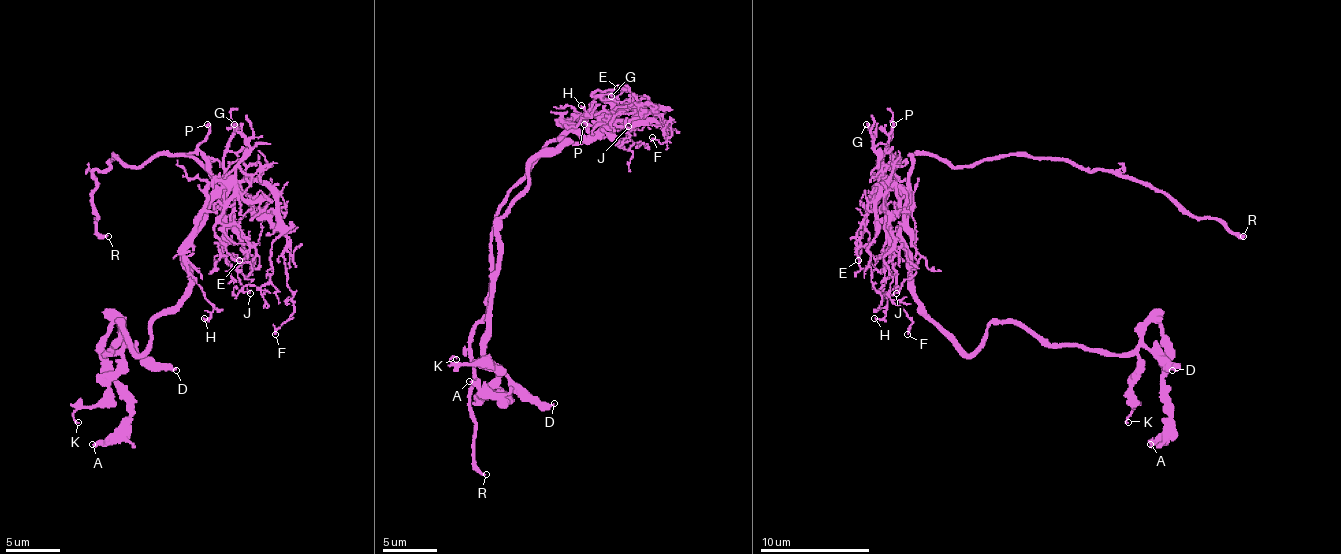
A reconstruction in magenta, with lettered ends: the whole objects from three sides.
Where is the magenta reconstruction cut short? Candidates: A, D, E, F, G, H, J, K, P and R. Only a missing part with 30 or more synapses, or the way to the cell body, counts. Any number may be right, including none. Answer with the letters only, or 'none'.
R

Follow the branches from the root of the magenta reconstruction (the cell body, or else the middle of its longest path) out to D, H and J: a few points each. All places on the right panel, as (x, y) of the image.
D: (910, 258), (912, 299), (967, 353), (992, 323), (1024, 323), (1049, 342), (1109, 353), (1147, 348), (1172, 370)
H: (910, 258), (899, 241), (890, 252), (896, 285), (888, 293), (885, 315), (874, 318)
J: (910, 258), (901, 236), (907, 208), (901, 187), (904, 230), (915, 249), (915, 271), (896, 293)

